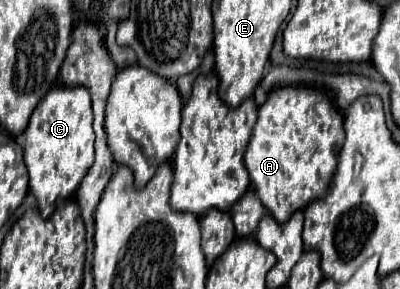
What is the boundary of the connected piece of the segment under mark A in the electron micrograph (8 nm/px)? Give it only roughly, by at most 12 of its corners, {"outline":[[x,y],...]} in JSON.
{"outline":[[277,88],[243,162],[271,216],[329,192],[343,116]]}

